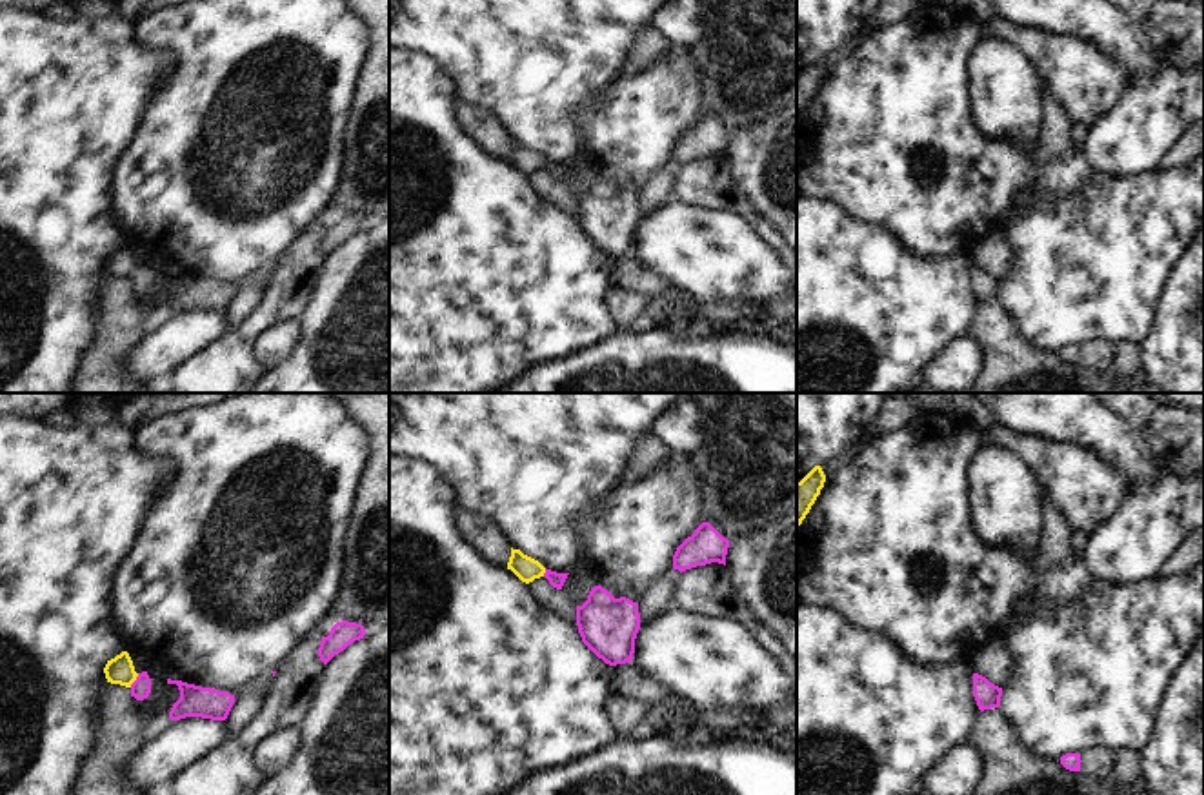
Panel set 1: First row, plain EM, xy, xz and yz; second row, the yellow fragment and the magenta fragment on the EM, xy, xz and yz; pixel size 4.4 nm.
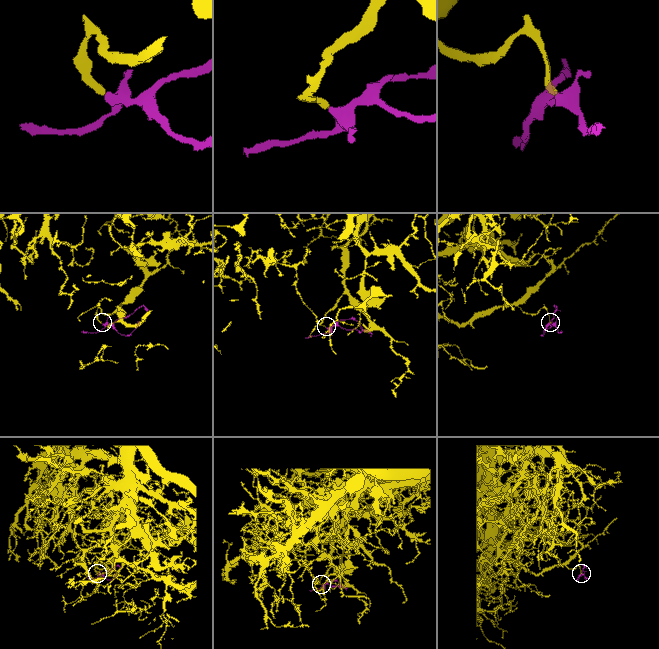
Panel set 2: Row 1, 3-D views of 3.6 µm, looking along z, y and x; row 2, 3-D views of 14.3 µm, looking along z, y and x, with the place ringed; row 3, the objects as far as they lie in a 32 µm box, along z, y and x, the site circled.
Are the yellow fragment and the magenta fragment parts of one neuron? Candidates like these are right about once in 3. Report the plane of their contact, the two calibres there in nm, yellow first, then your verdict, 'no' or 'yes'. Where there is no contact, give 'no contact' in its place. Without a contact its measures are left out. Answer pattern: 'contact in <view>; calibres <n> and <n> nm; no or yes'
contact in xy; calibres 120 and 90 nm; yes

